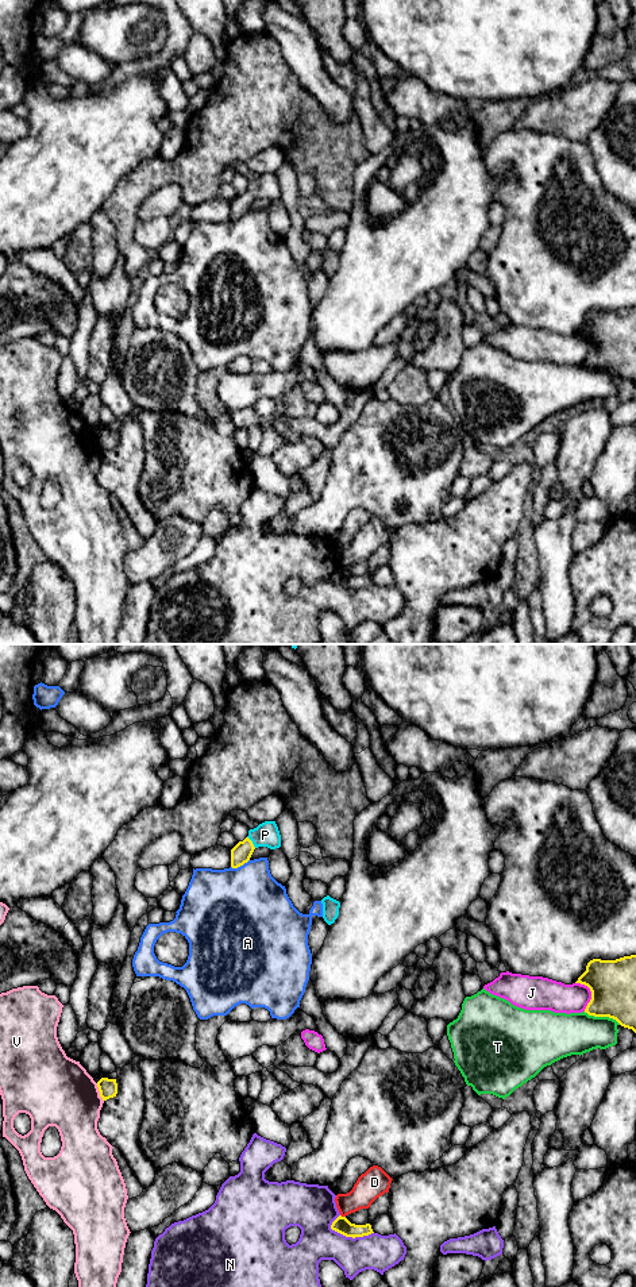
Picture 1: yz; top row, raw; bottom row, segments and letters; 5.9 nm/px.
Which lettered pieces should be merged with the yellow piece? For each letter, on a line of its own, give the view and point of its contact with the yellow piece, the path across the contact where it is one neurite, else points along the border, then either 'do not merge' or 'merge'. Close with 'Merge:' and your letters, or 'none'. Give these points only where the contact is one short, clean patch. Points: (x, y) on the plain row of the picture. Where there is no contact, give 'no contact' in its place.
A: meets yellow in yz at (239, 218); do not merge
D: meets yellow in yz at (343, 569); do not merge
J: meets yellow in yz at (592, 345); do not merge
N: meets yellow in yz at (351, 588); do not merge
P: meets yellow in yz at (251, 193); runs through yz (241, 205), (251, 193), (265, 187); merge
T: meets yellow in yz at (602, 368); do not merge
V: meets yellow in yz at (100, 444); do not merge
Merge: P

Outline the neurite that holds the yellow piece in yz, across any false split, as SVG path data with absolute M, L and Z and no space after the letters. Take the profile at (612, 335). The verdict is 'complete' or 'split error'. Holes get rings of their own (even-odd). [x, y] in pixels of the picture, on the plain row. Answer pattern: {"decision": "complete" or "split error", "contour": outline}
{"decision": "complete", "contour": "M636 307L616 312L593 311L575 335L591 343L585 365L613 370L636 385Z"}

